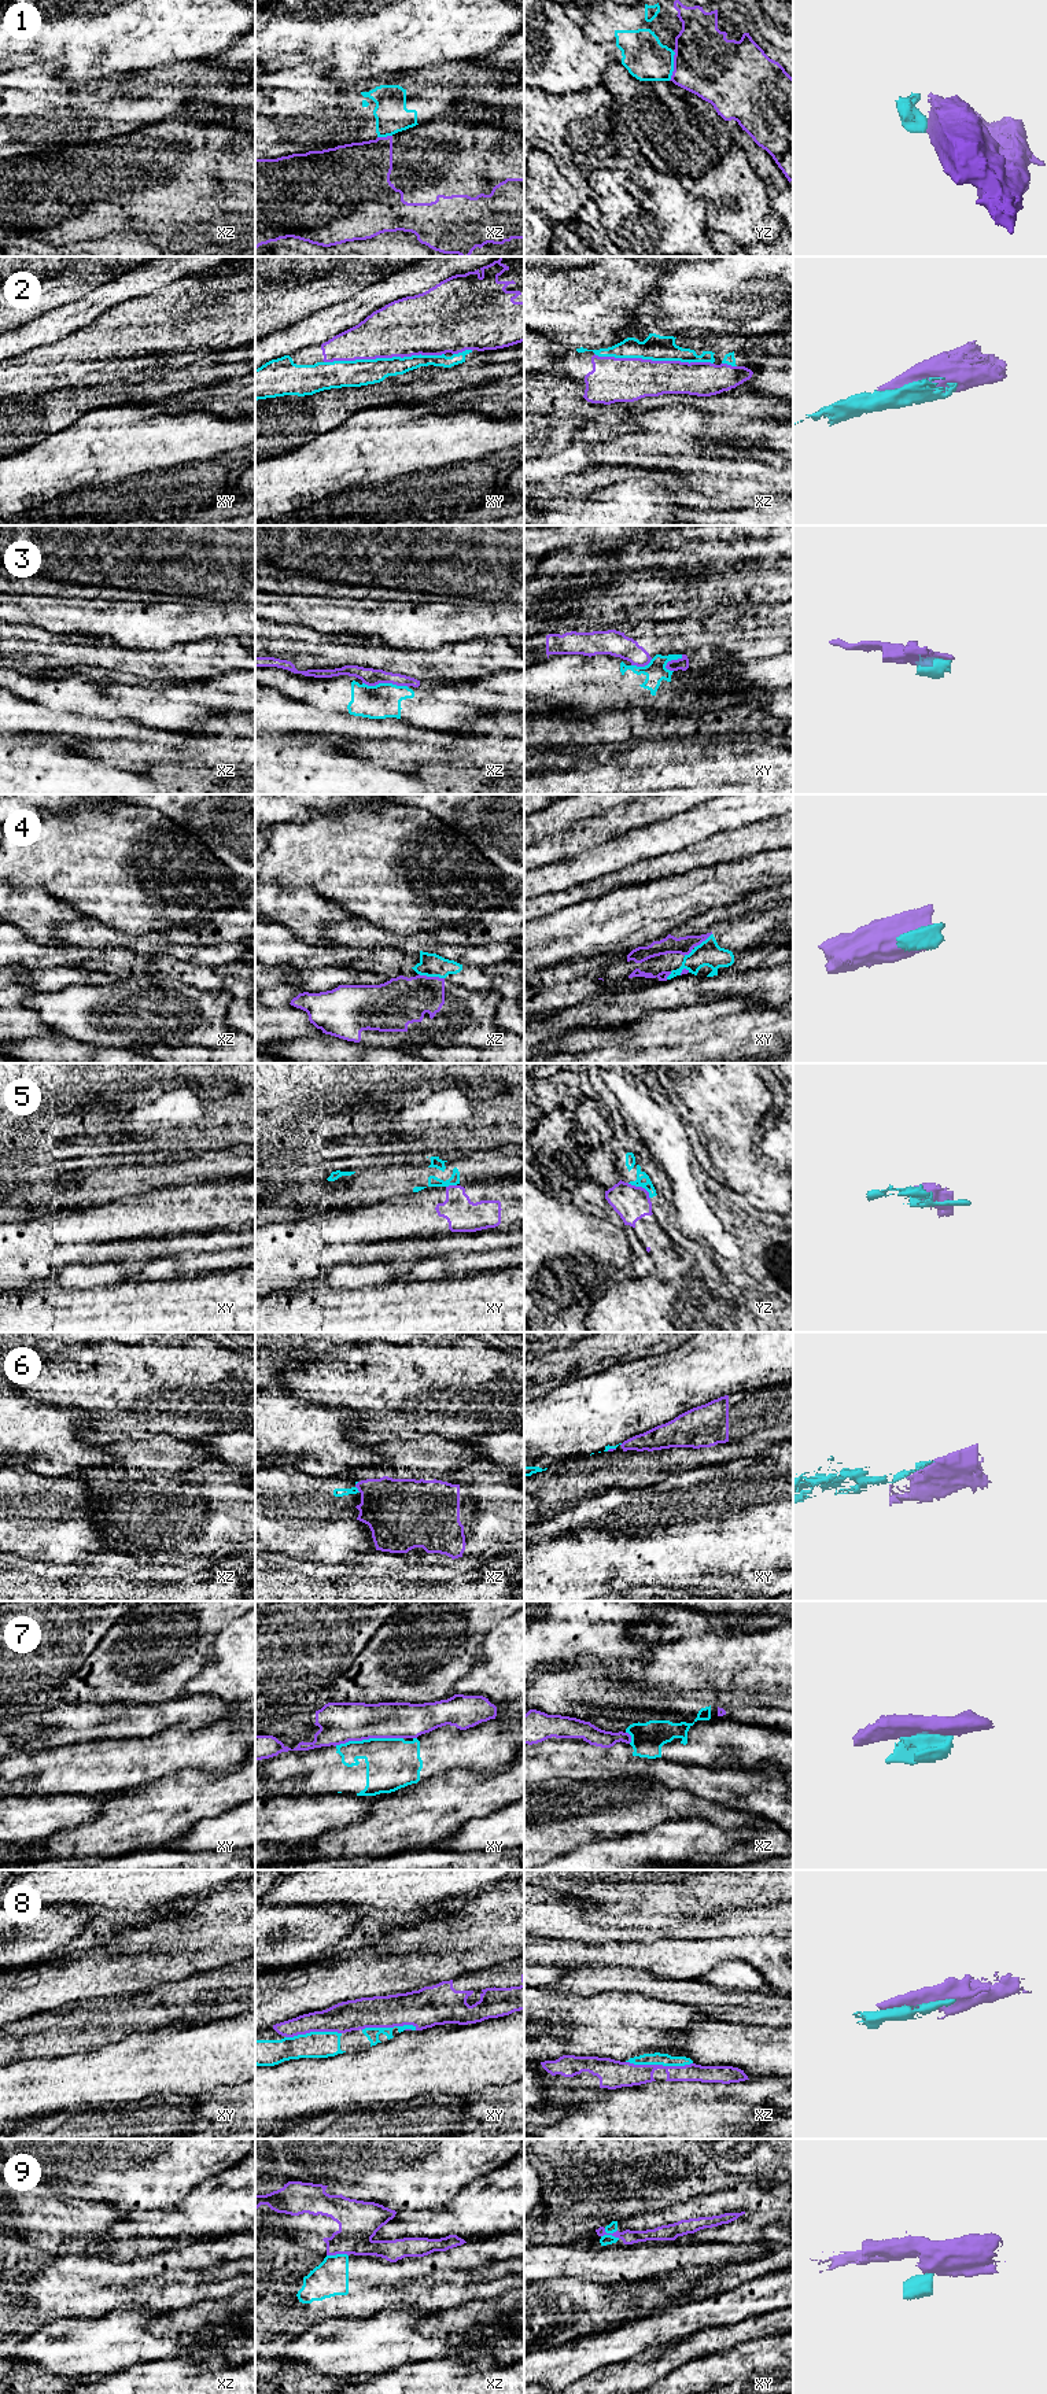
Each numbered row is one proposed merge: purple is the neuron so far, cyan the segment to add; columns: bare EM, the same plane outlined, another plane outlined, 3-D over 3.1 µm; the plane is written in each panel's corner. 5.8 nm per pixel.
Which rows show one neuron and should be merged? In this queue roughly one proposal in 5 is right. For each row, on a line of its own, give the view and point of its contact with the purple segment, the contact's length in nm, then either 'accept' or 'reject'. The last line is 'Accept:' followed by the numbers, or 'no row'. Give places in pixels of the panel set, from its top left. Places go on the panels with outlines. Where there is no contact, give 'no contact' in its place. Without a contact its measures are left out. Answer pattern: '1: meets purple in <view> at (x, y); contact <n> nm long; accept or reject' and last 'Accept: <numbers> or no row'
1: meets purple in yz at (674, 66); contact 180 nm long; reject
2: meets purple in xy at (383, 357); contact 700 nm long; accept
3: meets purple in xz at (386, 682); contact 280 nm long; reject
4: meets purple in xy at (696, 945); contact 220 nm long; reject
5: meets purple in yz at (641, 1187); contact 160 nm long; reject
6: meets purple in xz at (356, 1486); contact 70 nm long; reject
7: meets purple in xy at (368, 1738); contact 400 nm long; reject
8: meets purple in xz at (659, 2065); contact 400 nm long; accept
9: meets purple in xy at (611, 2234); contact 110 nm long; reject
Accept: 2, 8

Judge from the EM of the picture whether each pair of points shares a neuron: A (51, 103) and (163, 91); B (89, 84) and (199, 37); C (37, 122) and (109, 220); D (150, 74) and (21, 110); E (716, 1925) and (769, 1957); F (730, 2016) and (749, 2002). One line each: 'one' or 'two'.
A: one
B: two
C: two
D: two
E: two
F: one

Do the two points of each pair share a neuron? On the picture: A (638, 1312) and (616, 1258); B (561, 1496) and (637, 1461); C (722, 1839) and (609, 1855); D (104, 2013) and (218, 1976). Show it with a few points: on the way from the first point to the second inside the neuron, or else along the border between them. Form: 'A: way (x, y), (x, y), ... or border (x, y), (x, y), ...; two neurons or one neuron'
A: border (629, 1276), (615, 1282), (605, 1293); two neurons
B: way (581, 1487), (618, 1476); one neuron
C: way (695, 1839), (673, 1841), (653, 1855), (637, 1855); one neuron
D: way (133, 2011), (174, 2003), (190, 1989); one neuron

